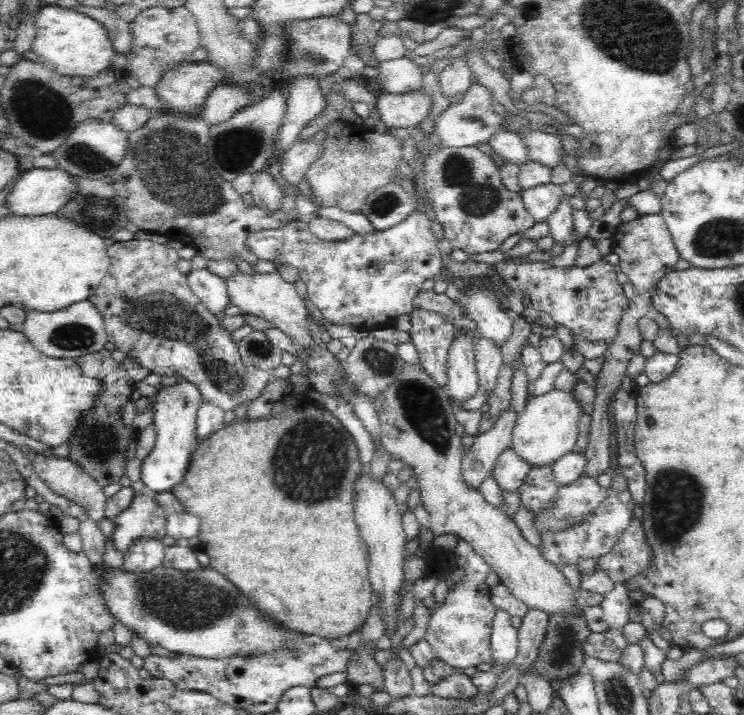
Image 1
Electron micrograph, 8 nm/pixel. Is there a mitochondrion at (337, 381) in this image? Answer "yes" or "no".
yes

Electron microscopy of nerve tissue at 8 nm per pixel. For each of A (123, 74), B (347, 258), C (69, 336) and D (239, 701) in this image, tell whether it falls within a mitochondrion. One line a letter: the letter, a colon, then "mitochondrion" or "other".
A: other
B: mitochondrion
C: mitochondrion
D: other

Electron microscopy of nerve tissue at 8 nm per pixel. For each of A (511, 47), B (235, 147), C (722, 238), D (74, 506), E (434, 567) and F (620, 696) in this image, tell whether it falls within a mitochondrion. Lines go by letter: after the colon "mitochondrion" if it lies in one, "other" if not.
A: other
B: mitochondrion
C: mitochondrion
D: other
E: other
F: mitochondrion

